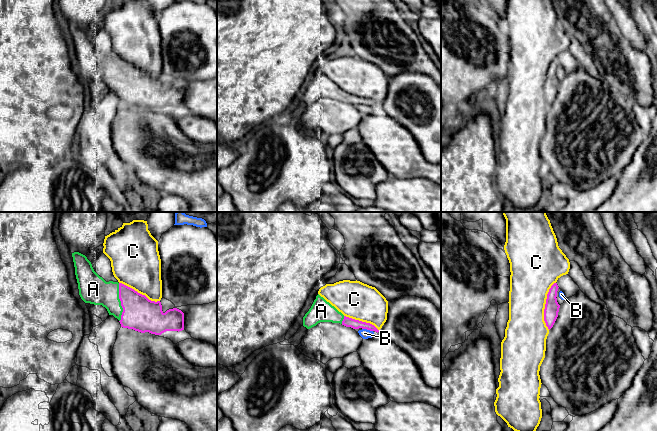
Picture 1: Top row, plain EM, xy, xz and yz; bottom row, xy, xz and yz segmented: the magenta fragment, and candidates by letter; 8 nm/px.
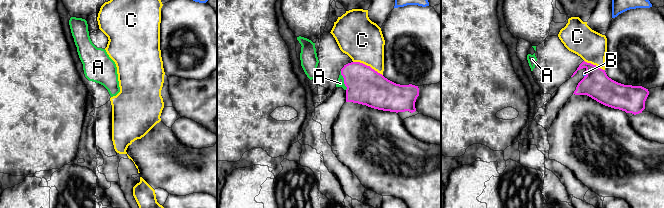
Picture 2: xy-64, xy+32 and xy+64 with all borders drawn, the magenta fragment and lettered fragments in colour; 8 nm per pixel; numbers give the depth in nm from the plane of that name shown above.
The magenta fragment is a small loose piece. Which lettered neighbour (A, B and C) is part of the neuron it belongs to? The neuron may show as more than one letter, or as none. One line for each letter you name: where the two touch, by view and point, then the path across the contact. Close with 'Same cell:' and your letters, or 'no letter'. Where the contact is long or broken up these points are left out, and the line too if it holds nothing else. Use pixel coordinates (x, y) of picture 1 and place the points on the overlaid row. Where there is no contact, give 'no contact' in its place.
A: contact xy (121, 302)
Same cell: A

